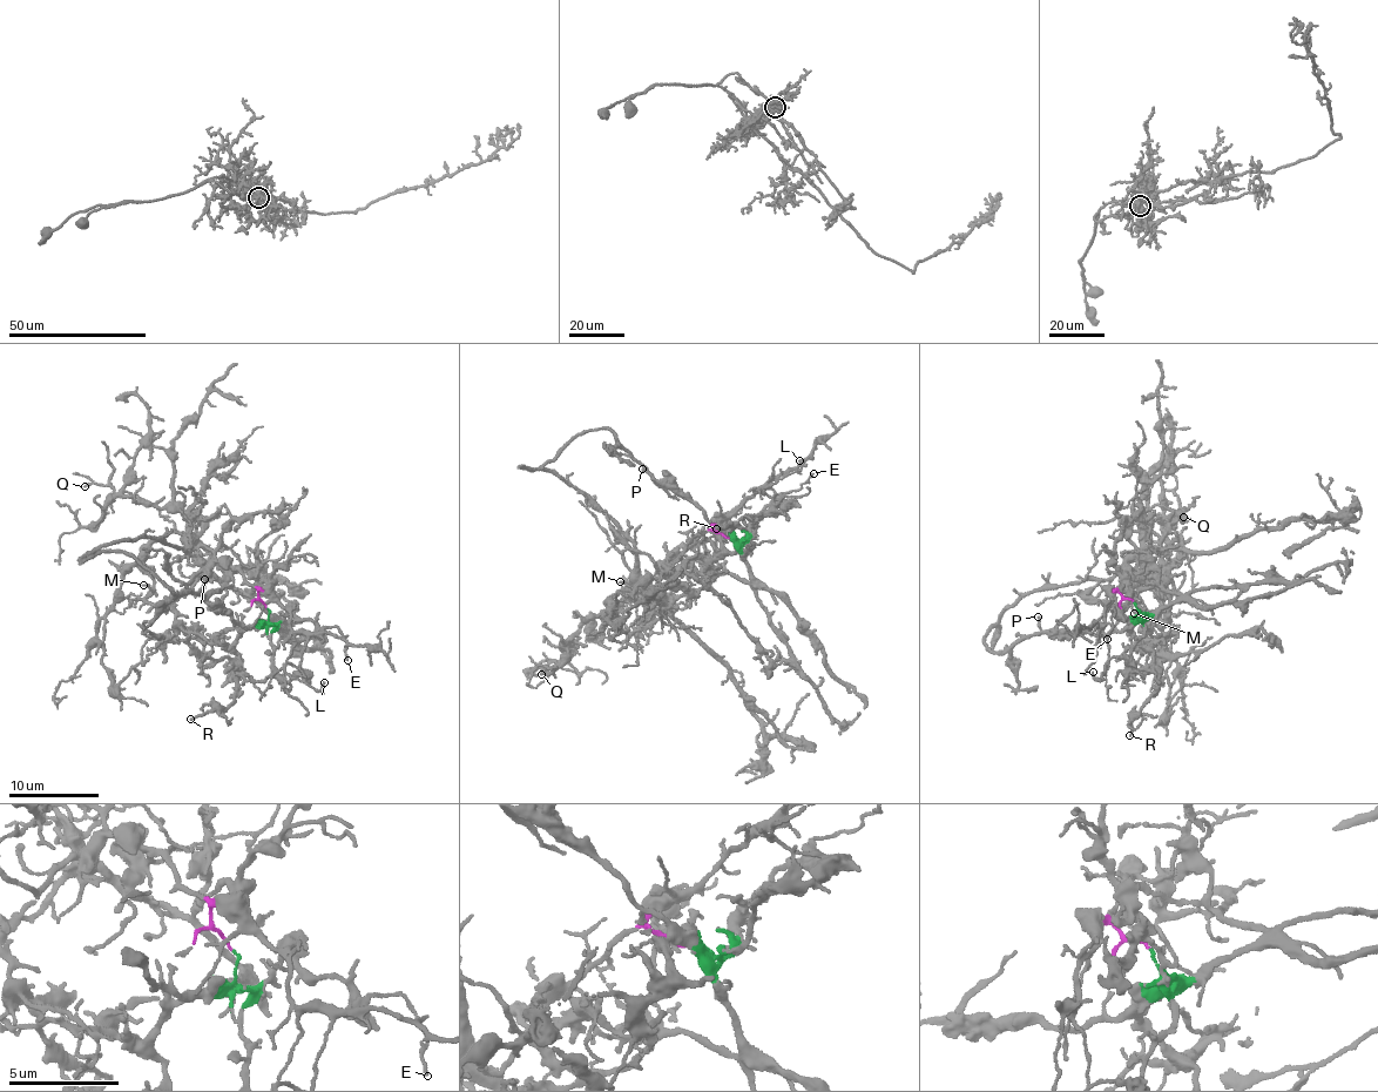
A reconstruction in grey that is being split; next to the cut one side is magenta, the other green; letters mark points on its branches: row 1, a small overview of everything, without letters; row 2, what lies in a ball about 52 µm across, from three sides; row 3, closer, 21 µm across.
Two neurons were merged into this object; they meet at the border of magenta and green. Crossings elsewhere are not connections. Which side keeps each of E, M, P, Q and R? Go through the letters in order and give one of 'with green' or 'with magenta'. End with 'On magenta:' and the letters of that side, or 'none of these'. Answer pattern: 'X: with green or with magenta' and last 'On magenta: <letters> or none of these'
E: with green
M: with magenta
P: with green
Q: with magenta
R: with green
On magenta: M, Q

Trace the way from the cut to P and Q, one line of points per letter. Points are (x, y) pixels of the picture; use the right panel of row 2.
P: (1134, 602), (1139, 617), (1115, 633), (1103, 636), (1058, 635), (1040, 629), (1038, 615)
Q: (1133, 601), (1116, 588), (1149, 551), (1143, 532), (1154, 521), (1163, 525), (1180, 510), (1183, 517)

